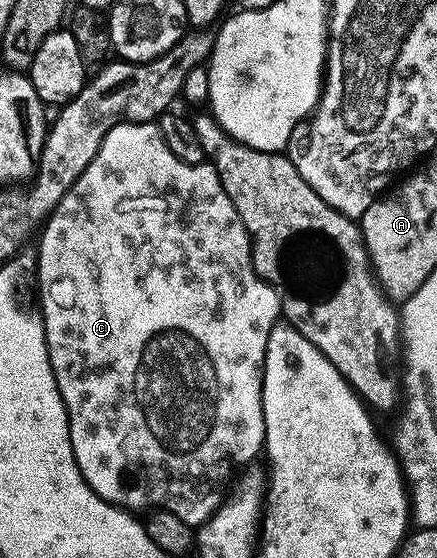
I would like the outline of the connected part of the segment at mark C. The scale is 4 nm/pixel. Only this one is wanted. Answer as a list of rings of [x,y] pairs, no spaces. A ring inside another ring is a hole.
[[[156,122],[120,123],[103,137],[99,153],[95,153],[91,165],[83,169],[75,185],[71,185],[52,215],[46,218],[40,235],[41,248],[37,251],[37,287],[41,290],[39,314],[45,325],[45,344],[57,388],[67,409],[71,449],[87,485],[108,503],[133,513],[160,509],[175,513],[175,517],[190,525],[204,523],[222,506],[220,491],[228,485],[233,470],[240,463],[249,463],[257,454],[262,454],[265,422],[261,390],[265,350],[267,337],[271,337],[271,329],[281,315],[281,302],[275,289],[255,273],[249,234],[235,205],[231,205],[231,197],[227,197],[227,189],[223,189],[219,181],[219,173],[212,165],[179,161],[179,157],[167,149],[167,141],[163,141],[163,133]]]

